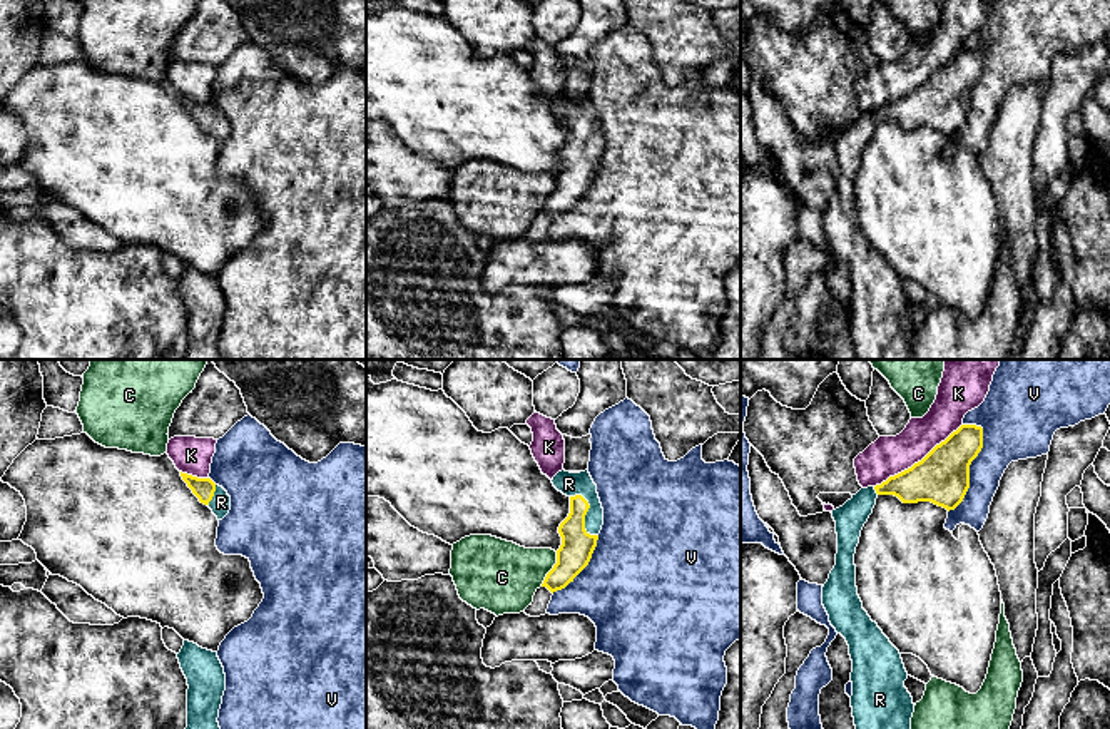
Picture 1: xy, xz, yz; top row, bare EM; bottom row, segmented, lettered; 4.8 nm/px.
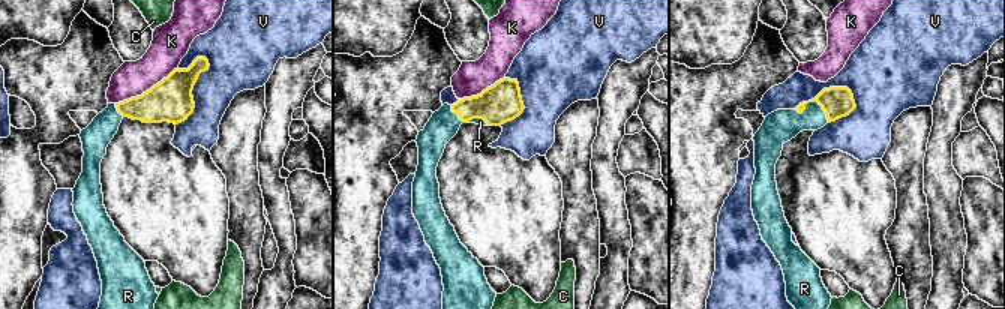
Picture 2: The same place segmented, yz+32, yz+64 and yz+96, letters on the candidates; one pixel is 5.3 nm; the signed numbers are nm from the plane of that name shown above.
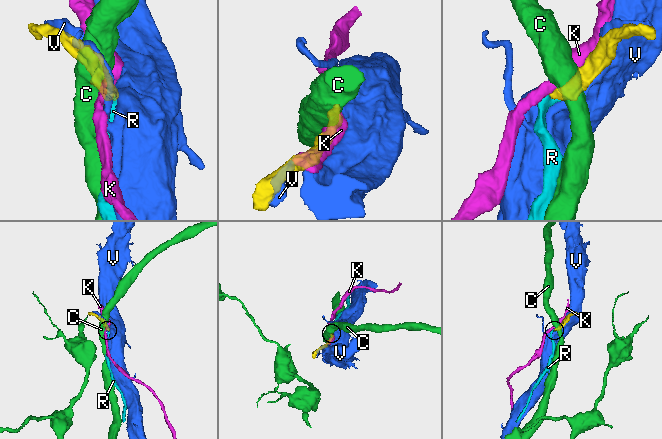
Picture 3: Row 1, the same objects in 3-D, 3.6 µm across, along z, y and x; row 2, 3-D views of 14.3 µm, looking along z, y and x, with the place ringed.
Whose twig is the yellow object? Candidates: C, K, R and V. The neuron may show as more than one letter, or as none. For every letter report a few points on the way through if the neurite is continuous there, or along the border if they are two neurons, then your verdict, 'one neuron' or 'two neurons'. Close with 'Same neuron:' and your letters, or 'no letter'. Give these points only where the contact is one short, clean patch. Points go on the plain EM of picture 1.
C: two neurons
K: two neurons
R: runs through xz (577, 171), (585, 139), (587, 127), (569, 109); one neuron
V: two neurons
Same neuron: R

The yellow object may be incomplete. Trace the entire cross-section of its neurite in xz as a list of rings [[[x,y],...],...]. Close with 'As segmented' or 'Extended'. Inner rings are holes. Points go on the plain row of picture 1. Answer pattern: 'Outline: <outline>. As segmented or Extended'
Outline: [[[562,95],[552,109],[570,124],[570,139],[558,152],[562,171],[557,176],[557,189],[542,209],[553,219],[573,207],[588,191],[603,150],[603,134],[588,95]]]. Extended

